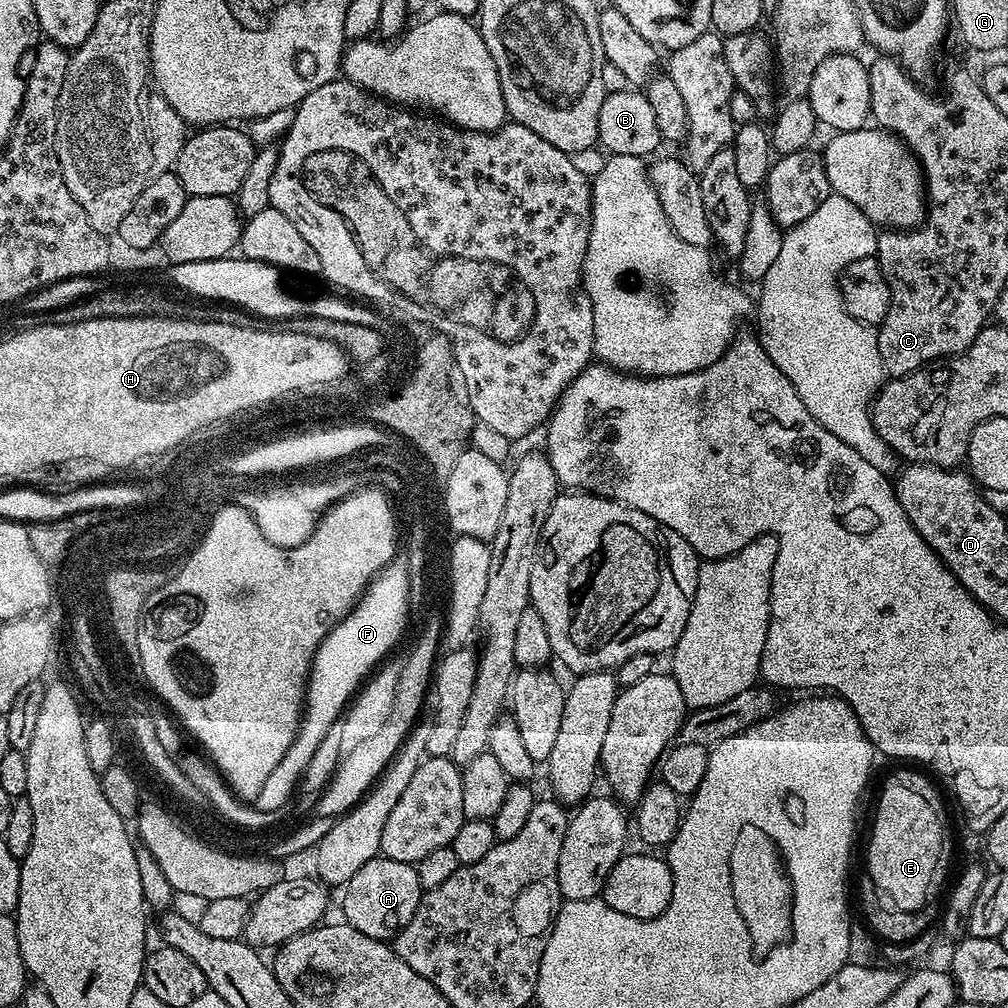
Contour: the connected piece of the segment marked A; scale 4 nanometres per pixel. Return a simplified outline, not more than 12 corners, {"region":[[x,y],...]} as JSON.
{"region":[[379,855],[343,885],[343,923],[395,941],[422,889]]}

